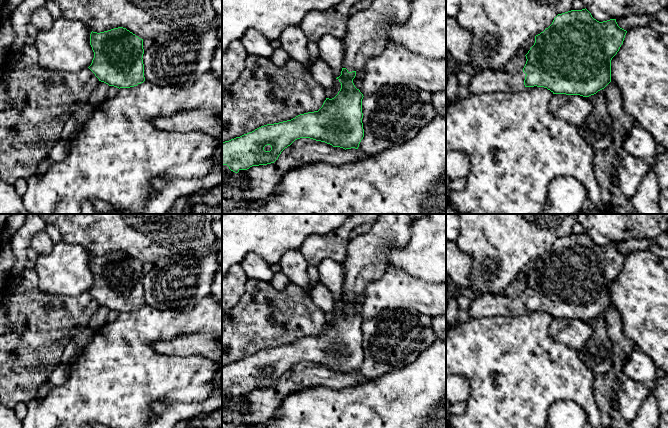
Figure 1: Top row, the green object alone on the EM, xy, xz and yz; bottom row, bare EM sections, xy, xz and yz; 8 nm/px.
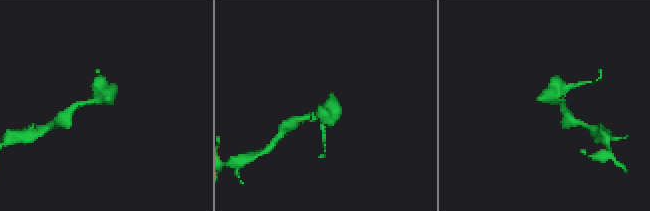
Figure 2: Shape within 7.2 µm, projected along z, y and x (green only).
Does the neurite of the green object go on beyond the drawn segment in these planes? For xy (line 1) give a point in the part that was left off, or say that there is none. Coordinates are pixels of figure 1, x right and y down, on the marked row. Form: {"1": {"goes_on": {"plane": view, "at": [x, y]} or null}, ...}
{"1": {"goes_on": null}}

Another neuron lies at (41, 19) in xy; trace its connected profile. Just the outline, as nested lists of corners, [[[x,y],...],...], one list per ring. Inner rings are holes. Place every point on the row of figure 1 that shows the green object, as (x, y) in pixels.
[[[43,6],[31,16],[30,22],[37,29],[37,31],[41,31],[50,28],[54,19],[47,8]]]

